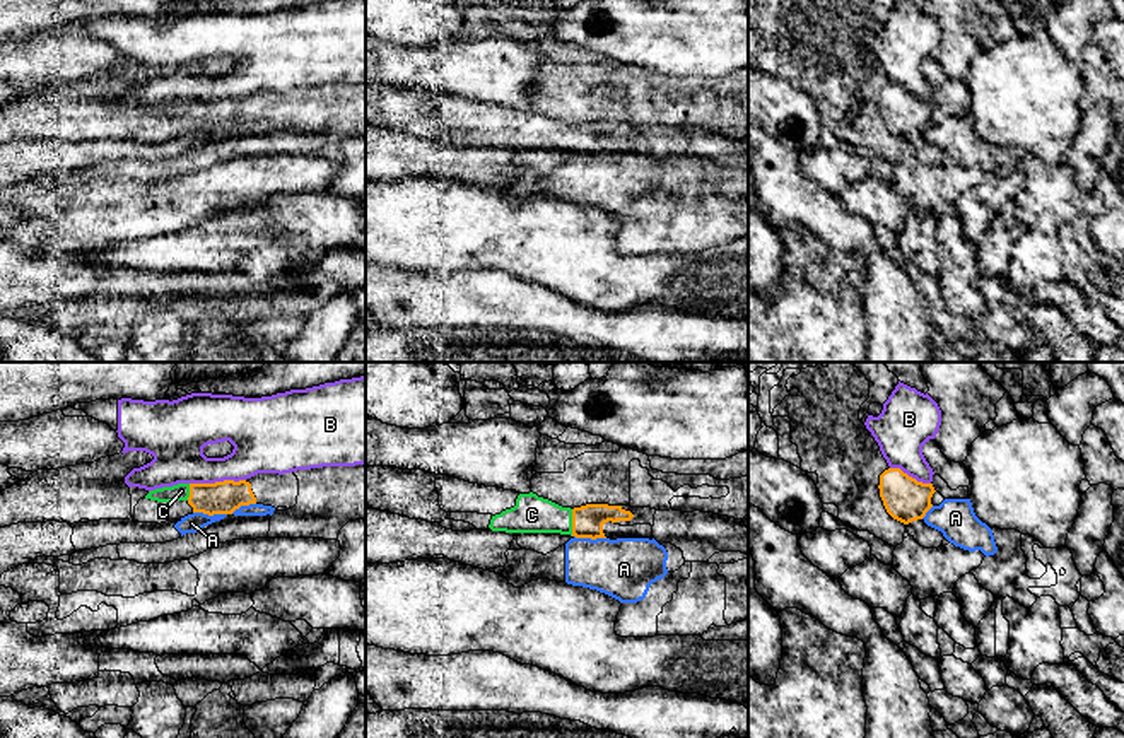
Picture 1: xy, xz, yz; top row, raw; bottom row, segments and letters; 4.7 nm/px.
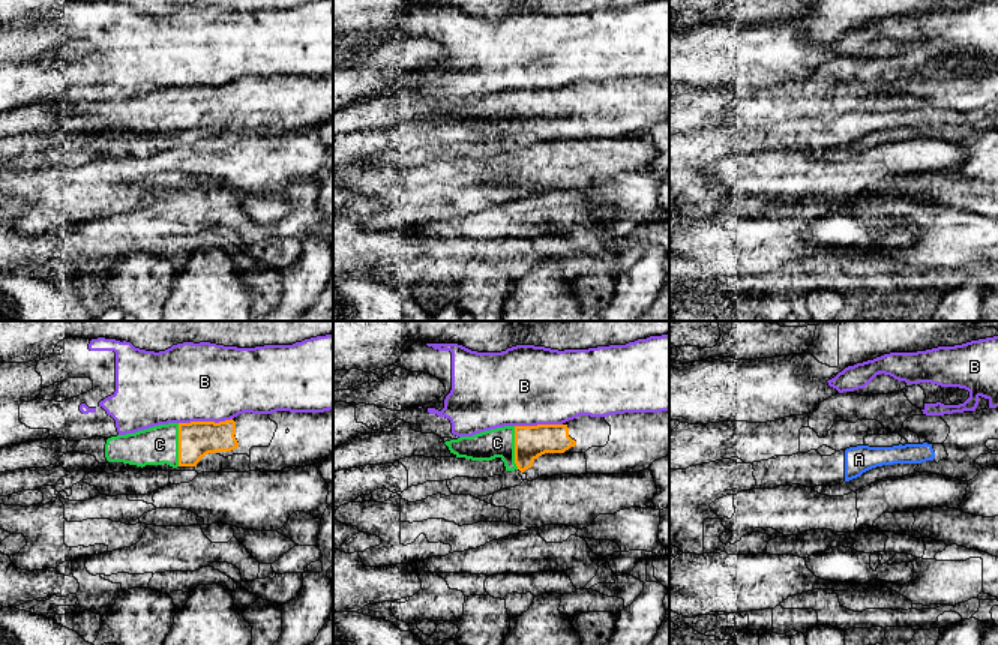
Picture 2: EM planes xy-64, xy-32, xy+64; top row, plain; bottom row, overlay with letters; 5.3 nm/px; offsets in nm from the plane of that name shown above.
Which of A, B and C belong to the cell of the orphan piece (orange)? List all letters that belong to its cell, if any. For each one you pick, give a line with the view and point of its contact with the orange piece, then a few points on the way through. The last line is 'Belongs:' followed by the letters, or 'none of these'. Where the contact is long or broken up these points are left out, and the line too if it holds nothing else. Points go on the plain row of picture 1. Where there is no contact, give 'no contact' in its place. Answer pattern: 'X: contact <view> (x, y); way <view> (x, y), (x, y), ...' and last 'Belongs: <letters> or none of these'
C: contact xz (573, 140)
Belongs: C

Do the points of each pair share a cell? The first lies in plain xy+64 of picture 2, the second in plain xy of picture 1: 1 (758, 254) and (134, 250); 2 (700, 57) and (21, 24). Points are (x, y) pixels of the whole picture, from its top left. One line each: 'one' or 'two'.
1: two
2: two

